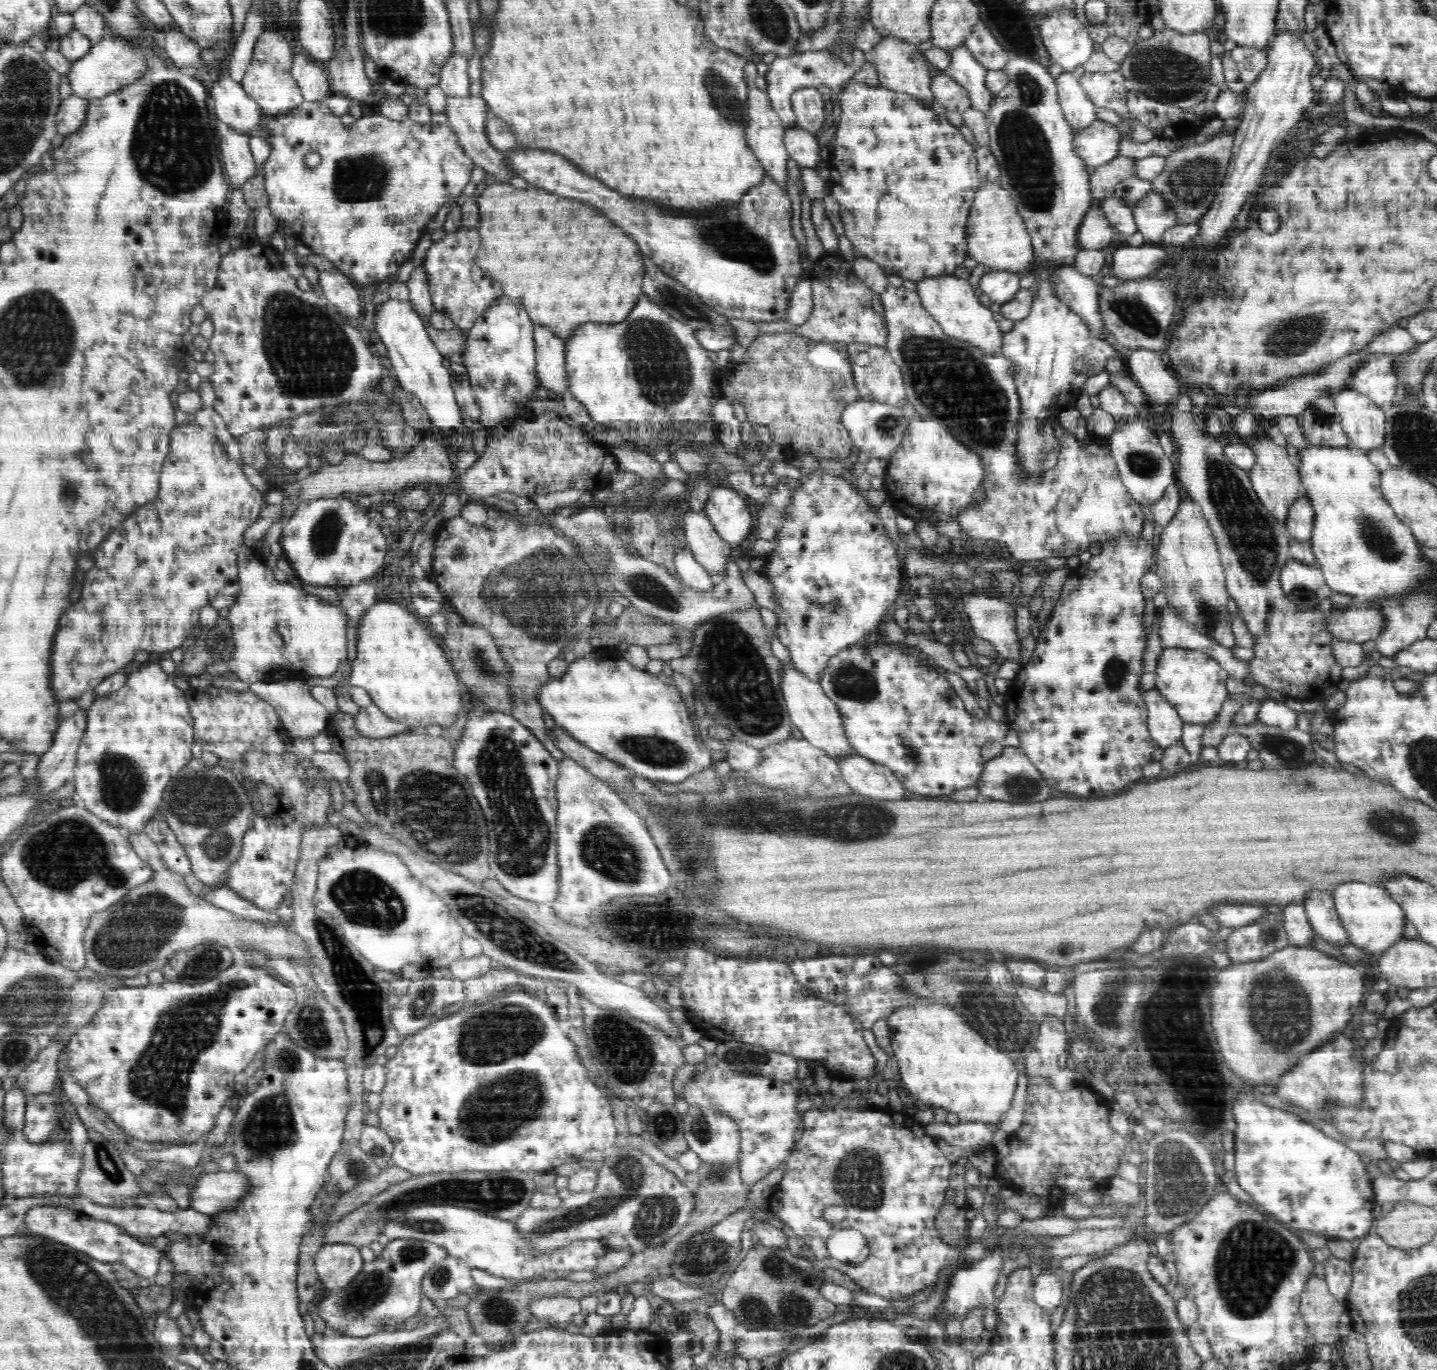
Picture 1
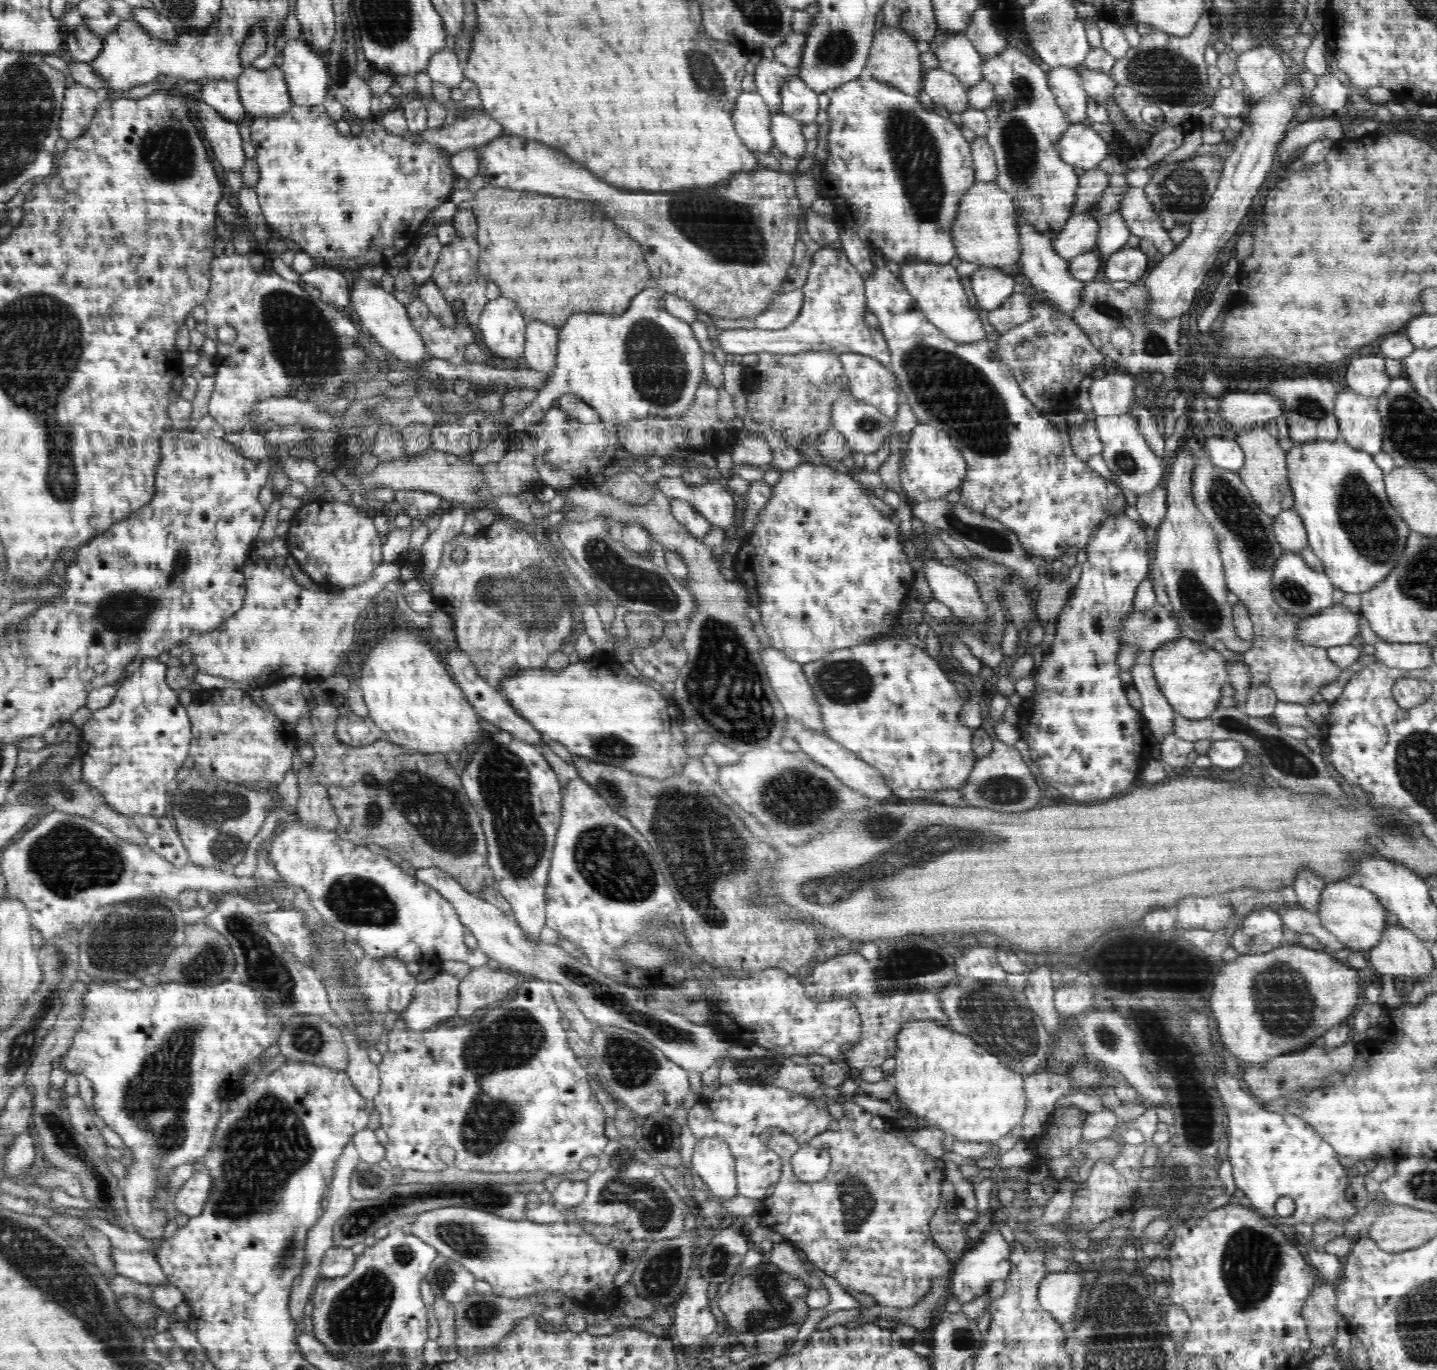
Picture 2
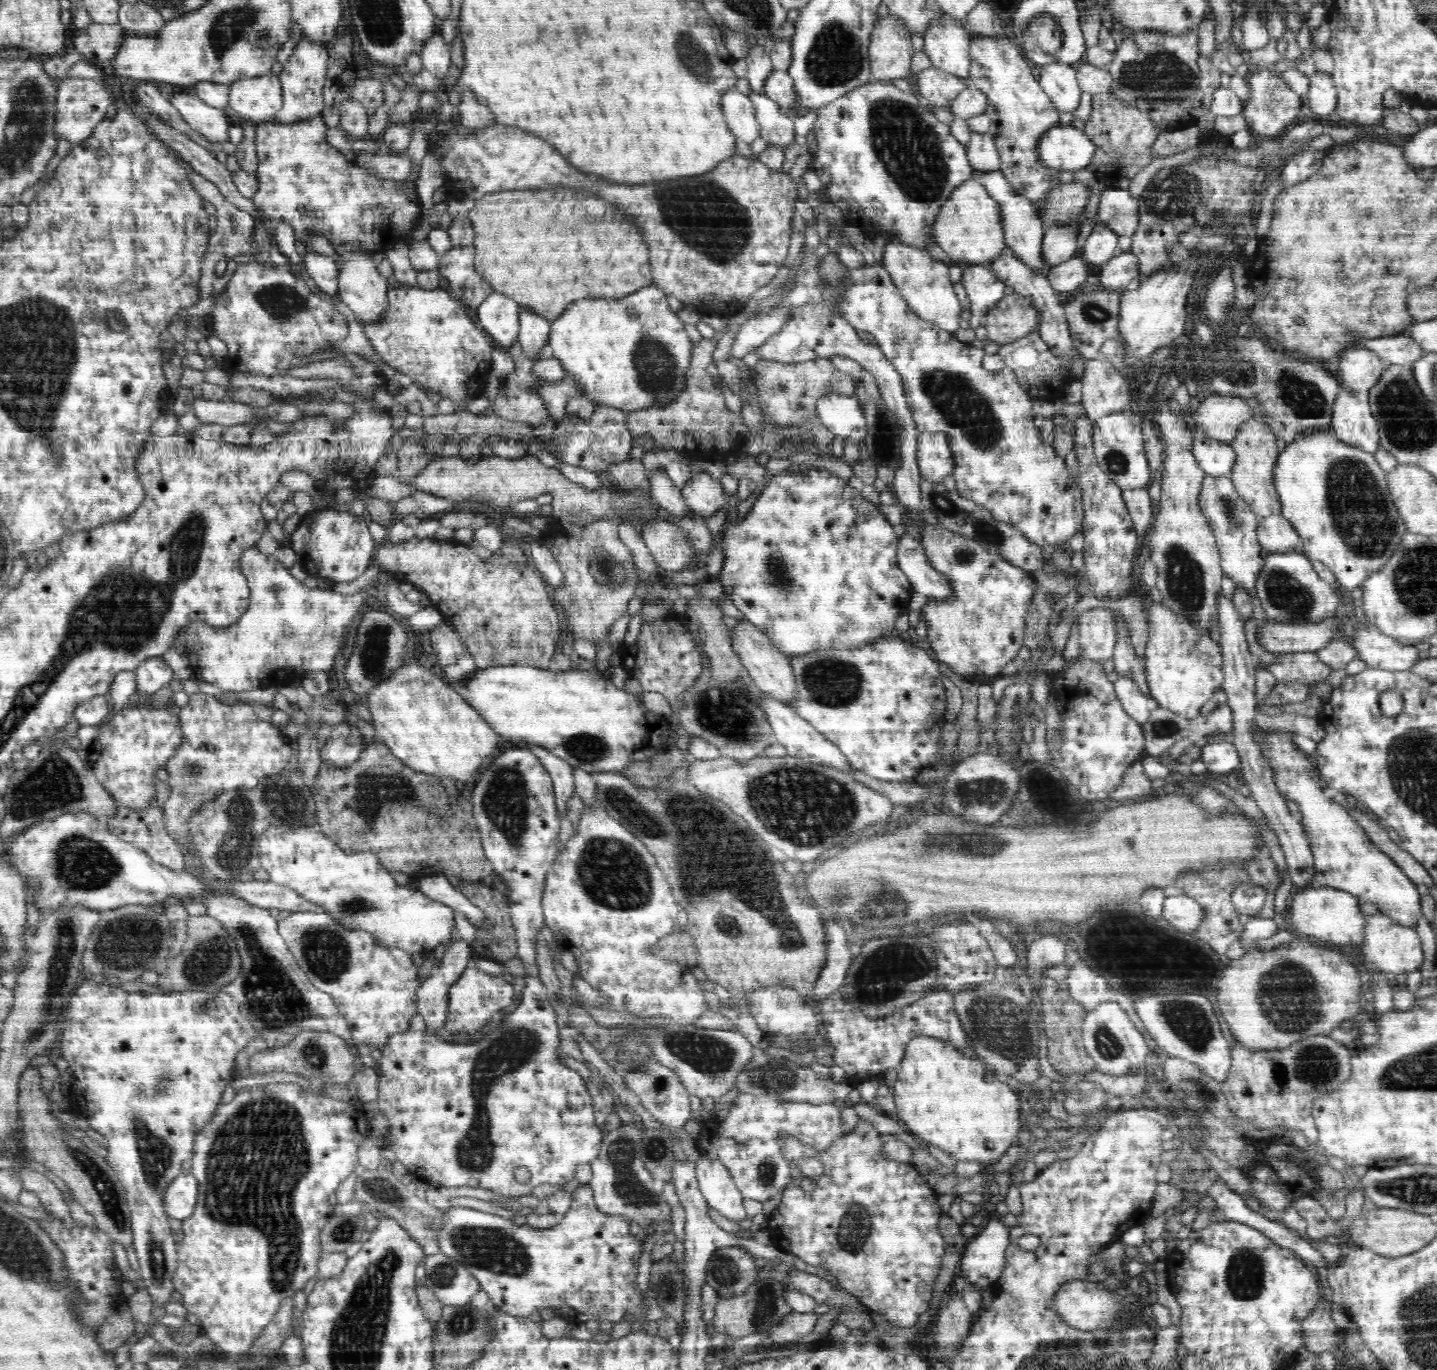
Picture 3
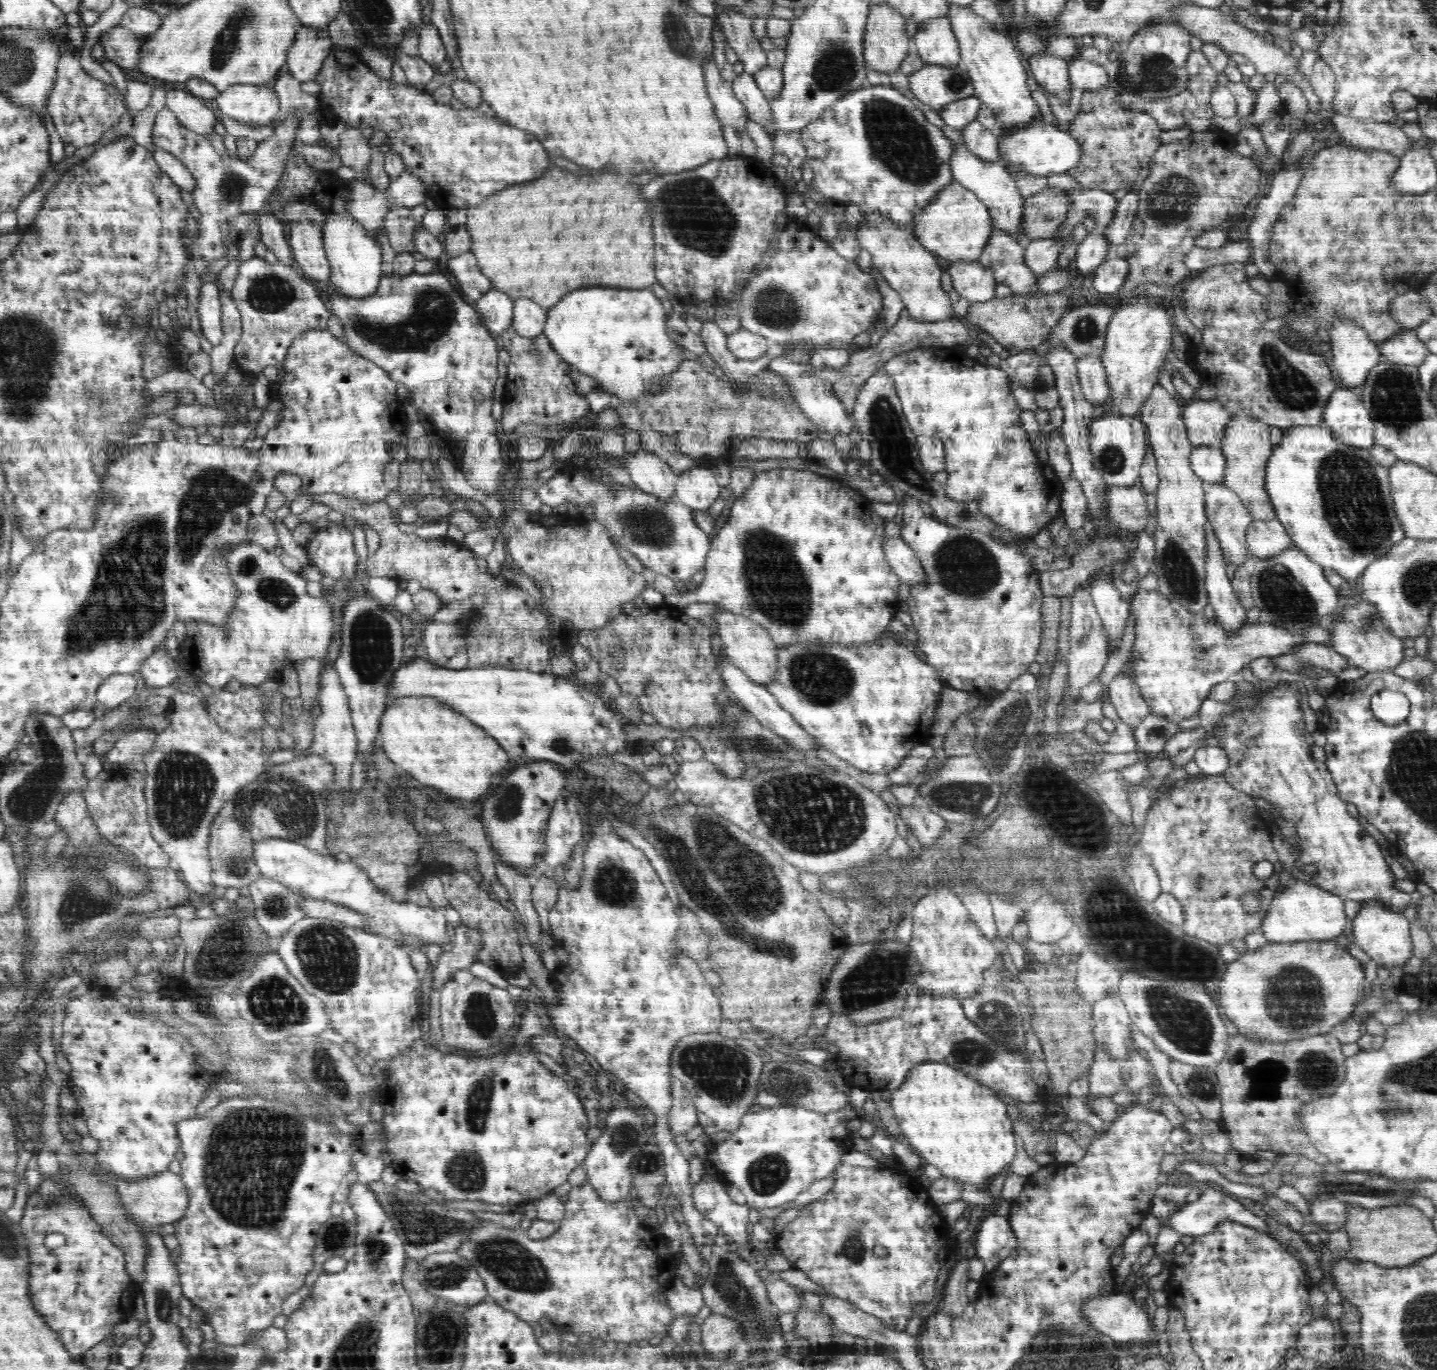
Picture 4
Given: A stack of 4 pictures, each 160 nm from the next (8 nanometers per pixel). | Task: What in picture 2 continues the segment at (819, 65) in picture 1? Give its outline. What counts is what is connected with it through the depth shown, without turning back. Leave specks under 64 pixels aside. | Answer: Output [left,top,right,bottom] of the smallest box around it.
[754,58,797,114]

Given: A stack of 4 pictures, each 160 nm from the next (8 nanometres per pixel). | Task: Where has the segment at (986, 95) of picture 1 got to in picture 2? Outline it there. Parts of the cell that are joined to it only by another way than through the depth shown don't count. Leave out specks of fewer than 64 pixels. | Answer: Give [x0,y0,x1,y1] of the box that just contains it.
[928,28,983,88]

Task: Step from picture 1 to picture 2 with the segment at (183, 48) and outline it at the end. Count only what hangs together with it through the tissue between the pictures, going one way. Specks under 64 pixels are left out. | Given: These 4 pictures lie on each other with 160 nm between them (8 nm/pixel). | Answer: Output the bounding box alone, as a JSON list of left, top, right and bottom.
[132,7,179,43]

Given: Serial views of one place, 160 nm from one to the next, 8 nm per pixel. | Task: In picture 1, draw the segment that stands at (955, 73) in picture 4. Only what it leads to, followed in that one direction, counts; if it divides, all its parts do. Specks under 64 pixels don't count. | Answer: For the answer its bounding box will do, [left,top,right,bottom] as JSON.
[930,70,971,113]

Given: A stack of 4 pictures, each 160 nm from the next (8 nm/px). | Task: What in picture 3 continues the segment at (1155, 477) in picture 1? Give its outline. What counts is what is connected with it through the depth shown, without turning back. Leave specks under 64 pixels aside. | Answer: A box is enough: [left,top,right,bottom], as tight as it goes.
[1093,410,1152,489]

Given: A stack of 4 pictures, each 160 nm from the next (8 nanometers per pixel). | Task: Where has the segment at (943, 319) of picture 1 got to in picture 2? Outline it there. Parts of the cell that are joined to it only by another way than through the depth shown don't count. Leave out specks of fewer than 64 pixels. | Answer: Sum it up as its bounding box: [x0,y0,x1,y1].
[899,261,986,343]

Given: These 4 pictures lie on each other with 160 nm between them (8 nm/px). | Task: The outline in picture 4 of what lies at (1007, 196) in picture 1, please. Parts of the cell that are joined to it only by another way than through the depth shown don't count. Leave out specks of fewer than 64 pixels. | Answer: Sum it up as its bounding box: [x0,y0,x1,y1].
[911,181,993,261]

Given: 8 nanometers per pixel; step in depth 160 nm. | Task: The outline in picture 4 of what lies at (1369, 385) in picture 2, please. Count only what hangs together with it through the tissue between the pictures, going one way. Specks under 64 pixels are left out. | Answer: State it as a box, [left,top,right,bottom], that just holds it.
[1328,320,1381,386]

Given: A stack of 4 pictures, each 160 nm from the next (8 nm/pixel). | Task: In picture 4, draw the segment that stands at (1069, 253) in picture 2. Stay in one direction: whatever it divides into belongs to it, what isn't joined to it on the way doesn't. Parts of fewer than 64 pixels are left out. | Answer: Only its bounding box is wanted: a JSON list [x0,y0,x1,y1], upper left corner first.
[1024,236,1068,277]

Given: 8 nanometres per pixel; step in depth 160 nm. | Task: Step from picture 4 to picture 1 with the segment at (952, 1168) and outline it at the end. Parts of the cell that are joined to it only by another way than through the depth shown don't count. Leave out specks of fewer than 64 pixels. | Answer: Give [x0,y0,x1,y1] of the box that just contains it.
[887,997,1018,1126]

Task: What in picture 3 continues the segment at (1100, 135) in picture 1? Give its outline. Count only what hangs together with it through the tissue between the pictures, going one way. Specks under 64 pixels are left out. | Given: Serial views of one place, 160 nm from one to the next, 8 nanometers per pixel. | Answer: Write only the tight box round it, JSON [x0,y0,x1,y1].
[1038,125,1096,171]

